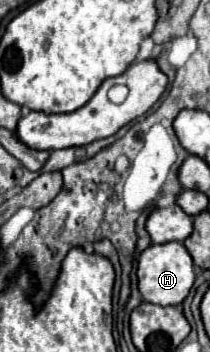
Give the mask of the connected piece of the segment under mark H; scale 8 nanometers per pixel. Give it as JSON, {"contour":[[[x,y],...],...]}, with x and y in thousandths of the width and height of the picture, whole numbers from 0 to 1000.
{"contour":[[[781,688],[781,693],[714,693],[686,716],[657,727],[657,824],[676,835],[676,852],[810,869],[810,864],[867,864],[867,852],[895,841],[914,807],[924,807],[924,744],[905,722],[886,716],[867,688]]]}

